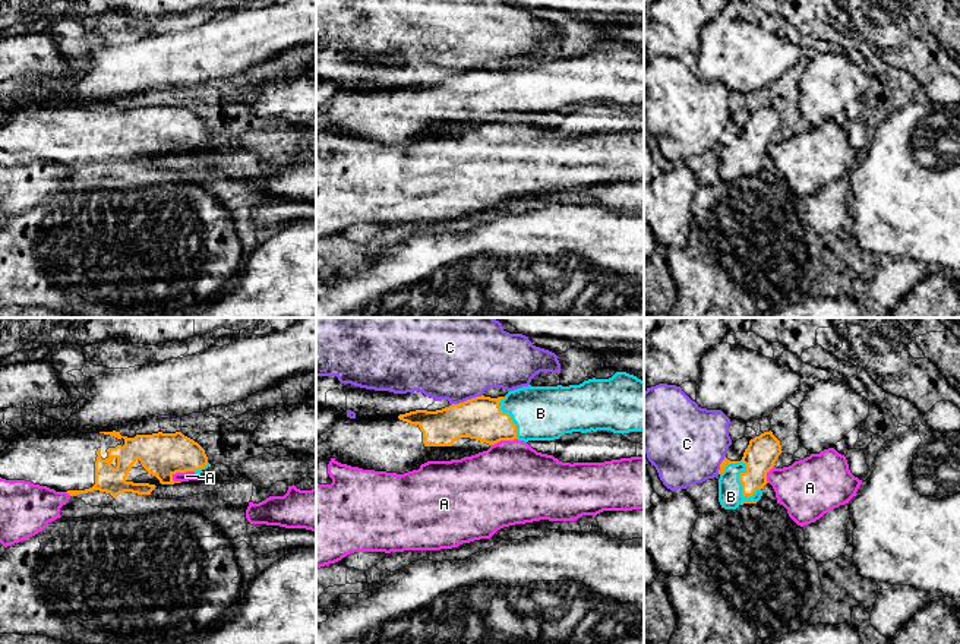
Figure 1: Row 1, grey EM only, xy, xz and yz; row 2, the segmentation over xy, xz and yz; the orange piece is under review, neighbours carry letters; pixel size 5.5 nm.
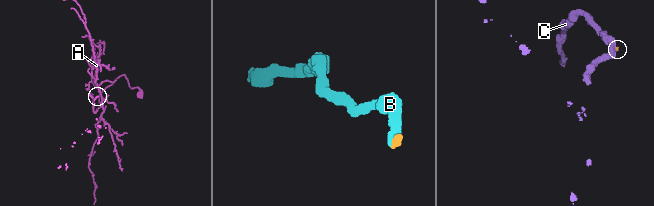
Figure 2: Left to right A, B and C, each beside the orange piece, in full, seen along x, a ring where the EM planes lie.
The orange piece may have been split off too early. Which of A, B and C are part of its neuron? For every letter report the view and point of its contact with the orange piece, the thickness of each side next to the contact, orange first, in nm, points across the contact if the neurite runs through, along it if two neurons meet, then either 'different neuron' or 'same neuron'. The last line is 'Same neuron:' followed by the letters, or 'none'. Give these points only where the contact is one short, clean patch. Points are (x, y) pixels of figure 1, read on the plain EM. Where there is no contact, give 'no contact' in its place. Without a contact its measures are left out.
A: xy (182, 144) | 240/50 nm | different neuron
B: yz (739, 147) | 180/130 nm | across yz (763, 123), (739, 147), (739, 155), (730, 169) | same neuron
C: xz (467, 72) | 240/400 nm | different neuron
Same neuron: B

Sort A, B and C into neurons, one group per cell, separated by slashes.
A / B / C

